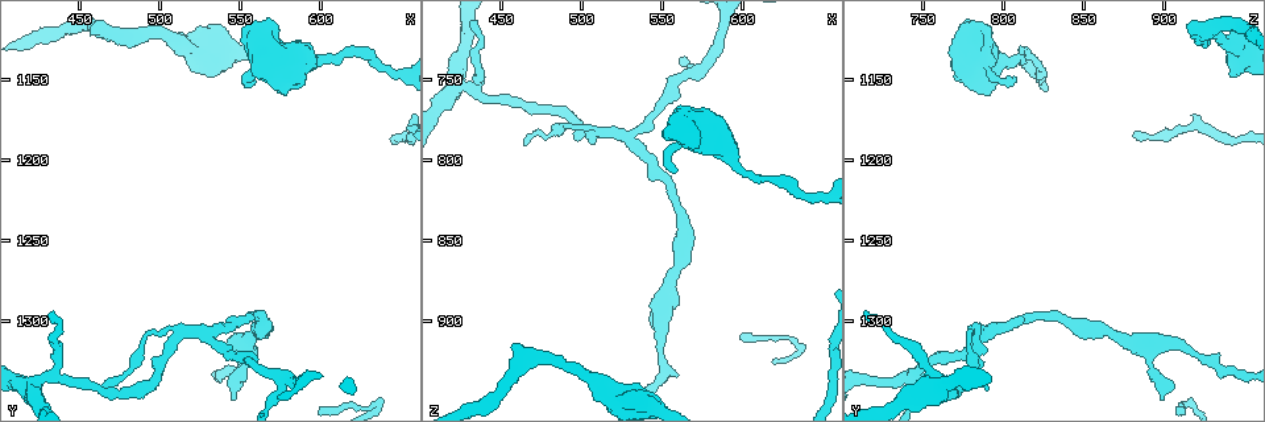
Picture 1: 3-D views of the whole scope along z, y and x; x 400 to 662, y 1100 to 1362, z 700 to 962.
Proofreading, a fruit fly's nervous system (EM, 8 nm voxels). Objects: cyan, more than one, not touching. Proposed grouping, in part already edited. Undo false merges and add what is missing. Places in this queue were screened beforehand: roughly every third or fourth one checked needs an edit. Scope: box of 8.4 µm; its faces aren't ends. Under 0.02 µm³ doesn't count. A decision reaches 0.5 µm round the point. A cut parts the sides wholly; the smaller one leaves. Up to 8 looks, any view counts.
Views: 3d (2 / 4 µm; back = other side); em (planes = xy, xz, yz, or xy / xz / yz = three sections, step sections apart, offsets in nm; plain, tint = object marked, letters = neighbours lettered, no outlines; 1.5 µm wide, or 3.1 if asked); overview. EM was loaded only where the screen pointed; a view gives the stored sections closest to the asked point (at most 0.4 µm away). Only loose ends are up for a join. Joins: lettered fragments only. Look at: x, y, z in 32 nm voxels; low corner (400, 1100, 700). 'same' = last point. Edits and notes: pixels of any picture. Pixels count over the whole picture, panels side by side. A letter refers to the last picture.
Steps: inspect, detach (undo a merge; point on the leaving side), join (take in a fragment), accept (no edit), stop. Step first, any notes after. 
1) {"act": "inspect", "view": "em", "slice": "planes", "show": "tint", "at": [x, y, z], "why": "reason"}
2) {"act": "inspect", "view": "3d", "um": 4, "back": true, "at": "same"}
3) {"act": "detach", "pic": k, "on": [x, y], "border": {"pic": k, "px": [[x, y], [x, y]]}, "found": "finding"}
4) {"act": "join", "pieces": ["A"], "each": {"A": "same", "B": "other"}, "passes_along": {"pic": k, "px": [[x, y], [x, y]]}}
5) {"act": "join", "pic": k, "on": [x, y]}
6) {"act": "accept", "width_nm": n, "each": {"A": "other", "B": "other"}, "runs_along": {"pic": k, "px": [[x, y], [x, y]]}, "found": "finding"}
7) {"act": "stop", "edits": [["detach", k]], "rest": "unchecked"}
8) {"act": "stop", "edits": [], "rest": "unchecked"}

{"act": "inspect", "view": "em", "slice": "planes", "show": "letters", "at": [500, 1308, 778]}

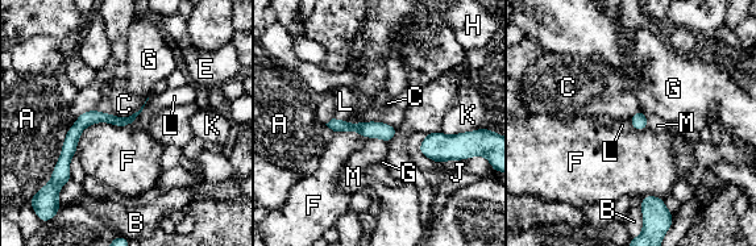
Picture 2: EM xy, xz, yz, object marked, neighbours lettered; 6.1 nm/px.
{"act": "accept", "each": {"A": "other", "B": "other", "C": "other", "E": "other", "F": "other", "G": "other", "H": "other", "J": "other", "K": "other", "L": "other", "M": "other"}, "runs_along": {"pic": 2, "px": [[128, 120], [88, 117], [59, 165]]}, "found": "one neuron here"}

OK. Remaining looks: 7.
{"act": "inspect", "view": "em", "slice": "xy", "step": 8, "show": "tint", "at": [556, 1148, 806], "why": "an open end"}

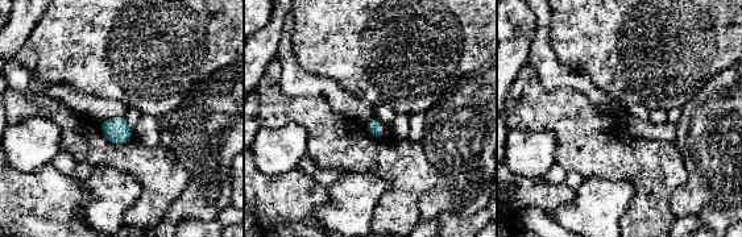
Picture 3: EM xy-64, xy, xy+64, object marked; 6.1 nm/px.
{"act": "inspect", "view": "em", "slice": "planes", "show": "letters", "at": "same", "why": "cut it another way"}

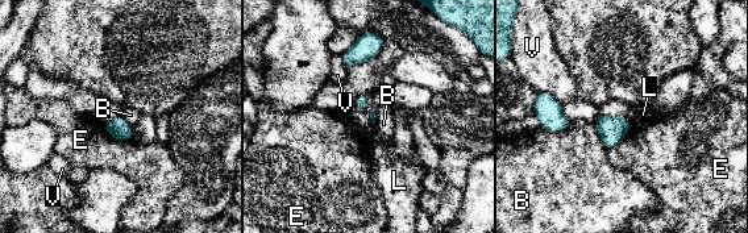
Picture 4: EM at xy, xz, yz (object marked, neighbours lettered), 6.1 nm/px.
{"act": "accept", "each": {"B": "other", "E": "other", "L": "other", "V": "other"}, "border": {"pic": 4, "px": [[572, 121], [559, 130], [540, 127]]}, "found": "none of them fits"}

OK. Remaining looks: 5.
{"act": "inspect", "view": "em", "slice": "yz", "step": 4, "show": "tint", "at": [424, 1338, 752], "why": "looks like a crossing"}

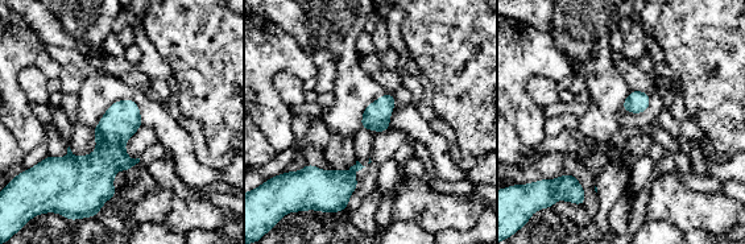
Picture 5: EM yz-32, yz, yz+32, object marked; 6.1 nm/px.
{"act": "inspect", "view": "em", "slice": "planes", "show": "letters", "at": "same", "why": "cut it another way"}

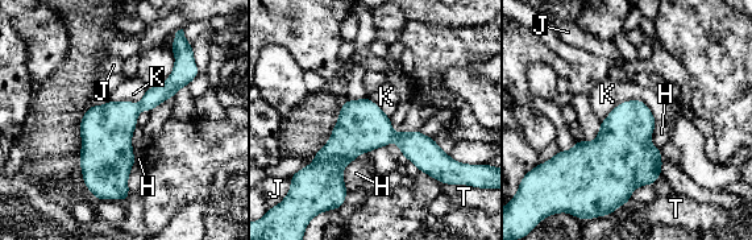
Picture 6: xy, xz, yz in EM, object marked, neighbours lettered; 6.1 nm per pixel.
{"act": "accept", "each": {"H": "other", "J": "other", "K": "other", "T": "other"}, "border": {"pic": 6, "px": [[656, 120], [627, 99], [601, 123]]}, "found": "one neuron here"}

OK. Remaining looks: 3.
{"act": "stop", "edits": [], "rest": "unchecked"}

